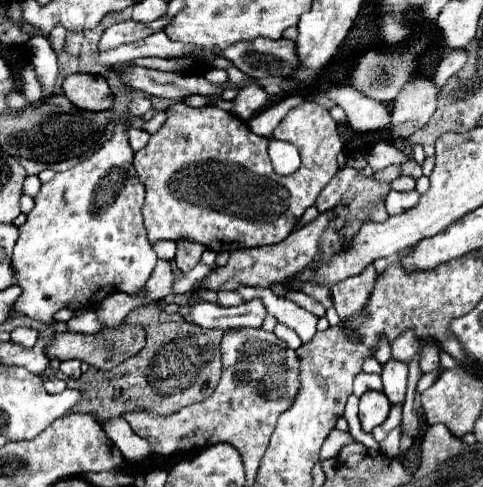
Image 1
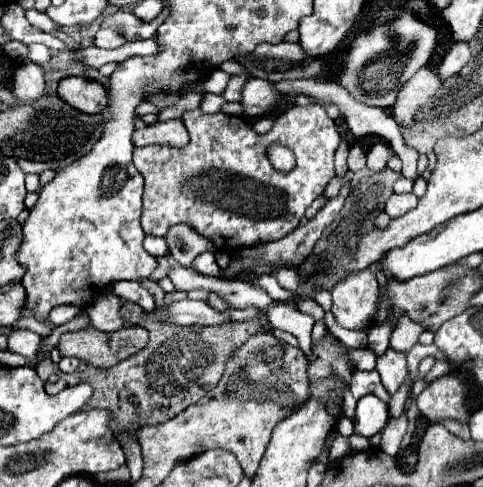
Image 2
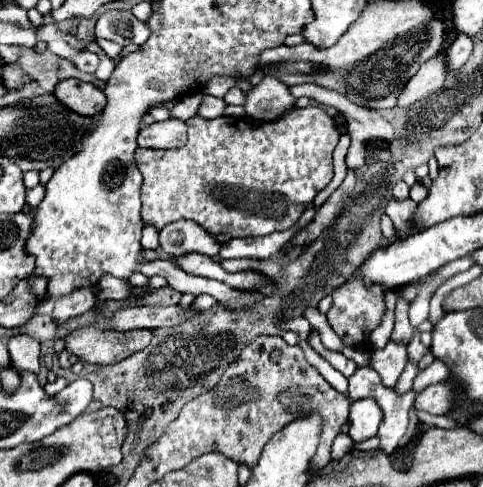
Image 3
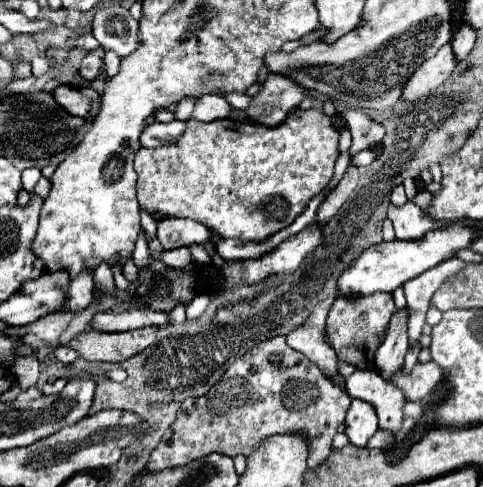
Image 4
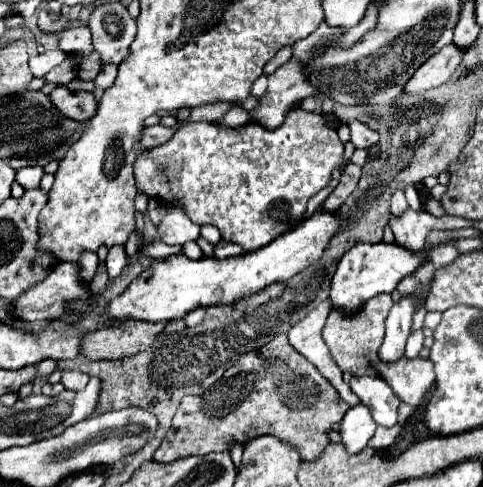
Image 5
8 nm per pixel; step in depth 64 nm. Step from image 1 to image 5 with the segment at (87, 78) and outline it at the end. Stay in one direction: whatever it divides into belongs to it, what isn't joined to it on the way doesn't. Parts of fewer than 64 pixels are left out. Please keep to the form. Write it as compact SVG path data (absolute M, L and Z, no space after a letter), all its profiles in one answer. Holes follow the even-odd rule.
M56 86L50 100L66 118L76 122L86 122L96 112L96 100L90 92L70 92L66 86Z

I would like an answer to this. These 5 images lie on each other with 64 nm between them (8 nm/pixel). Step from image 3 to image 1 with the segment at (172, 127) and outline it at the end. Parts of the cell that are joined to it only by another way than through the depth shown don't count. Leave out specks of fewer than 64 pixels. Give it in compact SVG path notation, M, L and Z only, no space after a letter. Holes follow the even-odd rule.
M130 128L128 136L130 136L132 150L140 150L140 148L144 148L144 146L148 144L148 140L150 140L150 132L146 132L146 130L142 130L142 128Z

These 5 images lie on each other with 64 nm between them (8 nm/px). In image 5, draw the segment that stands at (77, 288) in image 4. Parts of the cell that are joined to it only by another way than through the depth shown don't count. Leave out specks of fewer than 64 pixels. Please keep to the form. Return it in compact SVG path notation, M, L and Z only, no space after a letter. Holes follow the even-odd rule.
M82 252L78 262L80 262L80 268L82 268L82 272L80 272L82 280L92 280L92 276L96 272L96 266L98 266L96 252Z

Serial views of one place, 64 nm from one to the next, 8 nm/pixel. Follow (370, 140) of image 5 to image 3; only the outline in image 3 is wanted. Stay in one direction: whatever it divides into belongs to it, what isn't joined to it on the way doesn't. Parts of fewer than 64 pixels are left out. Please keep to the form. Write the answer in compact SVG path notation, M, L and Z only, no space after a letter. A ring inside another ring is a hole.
M302 84L302 86L290 86L290 92L300 98L300 96L308 96L312 100L316 100L318 104L322 106L334 106L344 118L346 118L346 128L348 128L348 134L352 138L352 144L348 148L348 154L346 154L346 164L348 168L360 168L364 166L364 150L366 150L366 144L370 140L392 140L394 136L394 128L390 126L390 122L386 122L378 112L374 110L368 110L368 108L362 108L362 106L356 106L352 104L346 96L340 96L338 92L332 92L332 90L324 90L324 88L318 88L316 84Z

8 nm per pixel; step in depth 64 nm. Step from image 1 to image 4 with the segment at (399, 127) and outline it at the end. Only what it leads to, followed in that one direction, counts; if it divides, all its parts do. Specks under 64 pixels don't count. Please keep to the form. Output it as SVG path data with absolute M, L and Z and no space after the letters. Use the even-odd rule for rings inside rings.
M446 44L444 48L440 48L440 52L432 60L426 60L414 72L414 76L404 86L402 98L404 100L416 100L420 96L430 94L434 88L438 88L438 86L442 86L446 82L446 78L454 72L456 64L458 64L458 60L456 60L456 56L452 52L452 46Z

